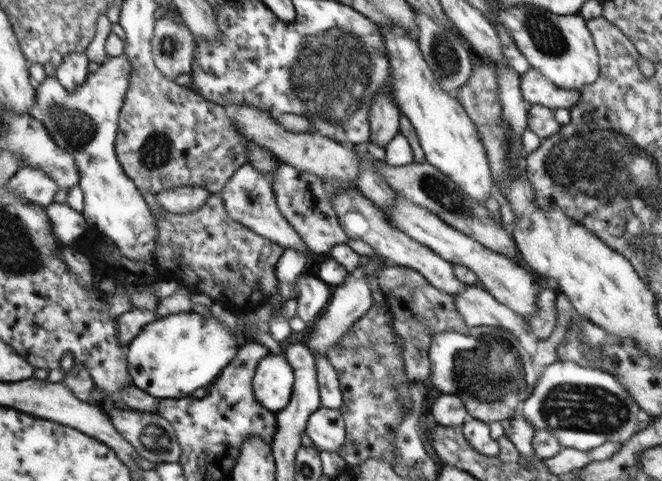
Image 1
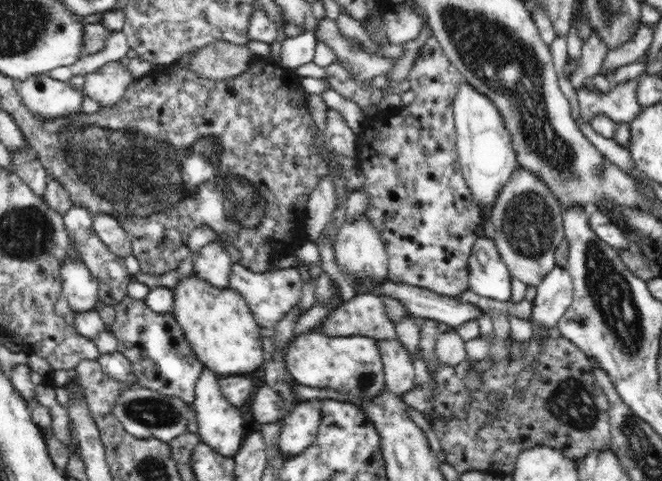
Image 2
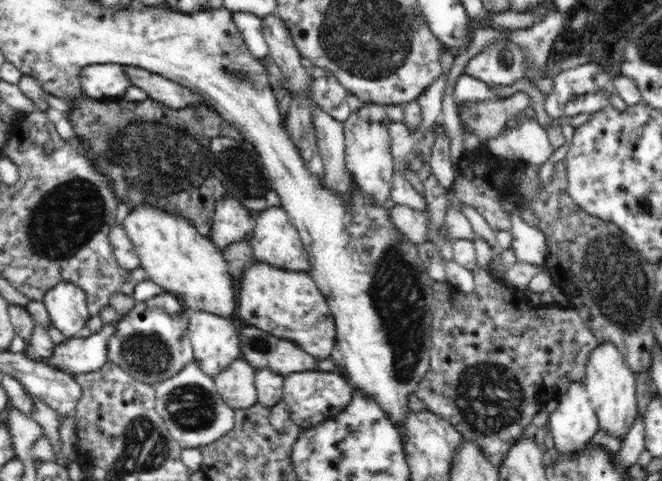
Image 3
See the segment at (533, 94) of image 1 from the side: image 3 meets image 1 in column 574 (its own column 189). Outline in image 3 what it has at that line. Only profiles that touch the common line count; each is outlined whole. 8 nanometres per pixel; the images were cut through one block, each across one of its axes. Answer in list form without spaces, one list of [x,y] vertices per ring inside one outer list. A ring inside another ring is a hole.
[[[126,67],[125,73],[129,76],[132,85],[142,88],[150,99],[167,107],[181,109],[185,106],[206,103],[202,96],[189,88],[143,68]]]

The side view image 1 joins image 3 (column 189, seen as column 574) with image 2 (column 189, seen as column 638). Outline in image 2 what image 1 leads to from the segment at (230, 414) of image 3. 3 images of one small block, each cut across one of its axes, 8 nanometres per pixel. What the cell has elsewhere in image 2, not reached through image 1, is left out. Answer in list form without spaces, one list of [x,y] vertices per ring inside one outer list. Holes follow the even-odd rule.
[[[128,388],[120,393],[112,410],[123,429],[136,438],[157,438],[165,443],[189,431],[188,424],[196,422],[192,404],[186,404],[177,396],[164,396],[149,388]]]

